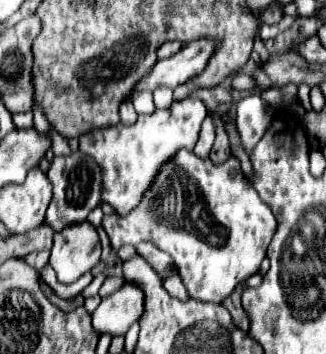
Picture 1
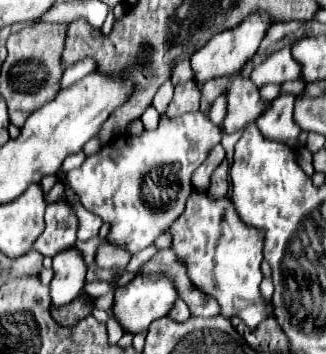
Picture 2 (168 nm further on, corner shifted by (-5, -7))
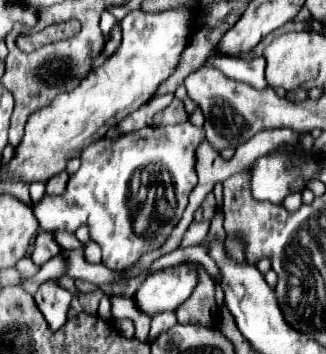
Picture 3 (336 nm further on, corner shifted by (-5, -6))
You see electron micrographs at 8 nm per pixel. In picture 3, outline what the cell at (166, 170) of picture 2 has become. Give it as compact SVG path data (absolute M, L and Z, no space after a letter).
M190 121L178 123L178 125L168 125L168 127L146 127L146 129L142 129L142 131L134 131L134 133L130 133L130 135L122 135L122 137L118 137L116 141L110 141L110 139L102 137L98 143L92 143L90 147L86 147L86 149L82 151L82 155L80 155L82 165L80 165L80 169L78 169L74 175L70 175L66 193L58 196L46 194L39 203L34 205L34 215L36 215L38 223L40 223L40 229L44 229L44 231L64 229L64 231L74 233L80 225L88 225L88 227L90 227L90 237L92 237L96 243L100 243L100 247L102 247L102 263L104 263L106 267L110 267L110 269L114 269L114 271L132 267L142 255L158 249L160 245L164 245L166 239L168 239L168 235L170 235L170 231L172 231L172 229L176 227L176 223L180 221L182 211L184 211L186 205L188 205L188 195L190 195L190 191L192 191L192 189L196 187L196 183L198 183L198 173L196 173L196 149L198 149L198 145L200 145L204 139L206 139L204 127L196 127L196 125L190 123Z

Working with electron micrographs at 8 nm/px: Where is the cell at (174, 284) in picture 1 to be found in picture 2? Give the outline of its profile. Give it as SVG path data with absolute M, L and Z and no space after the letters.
M178 300L178 304L174 306L174 310L168 314L172 320L176 320L176 322L184 322L184 320L188 320L190 318L190 312L188 312L188 306L184 304L184 300Z

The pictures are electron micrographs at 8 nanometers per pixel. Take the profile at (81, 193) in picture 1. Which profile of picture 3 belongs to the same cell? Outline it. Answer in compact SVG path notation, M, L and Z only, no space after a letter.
M40 231L36 241L34 241L34 251L32 251L32 261L42 265L48 259L52 259L54 255L58 255L62 251L62 247L56 243L56 237L52 231Z

